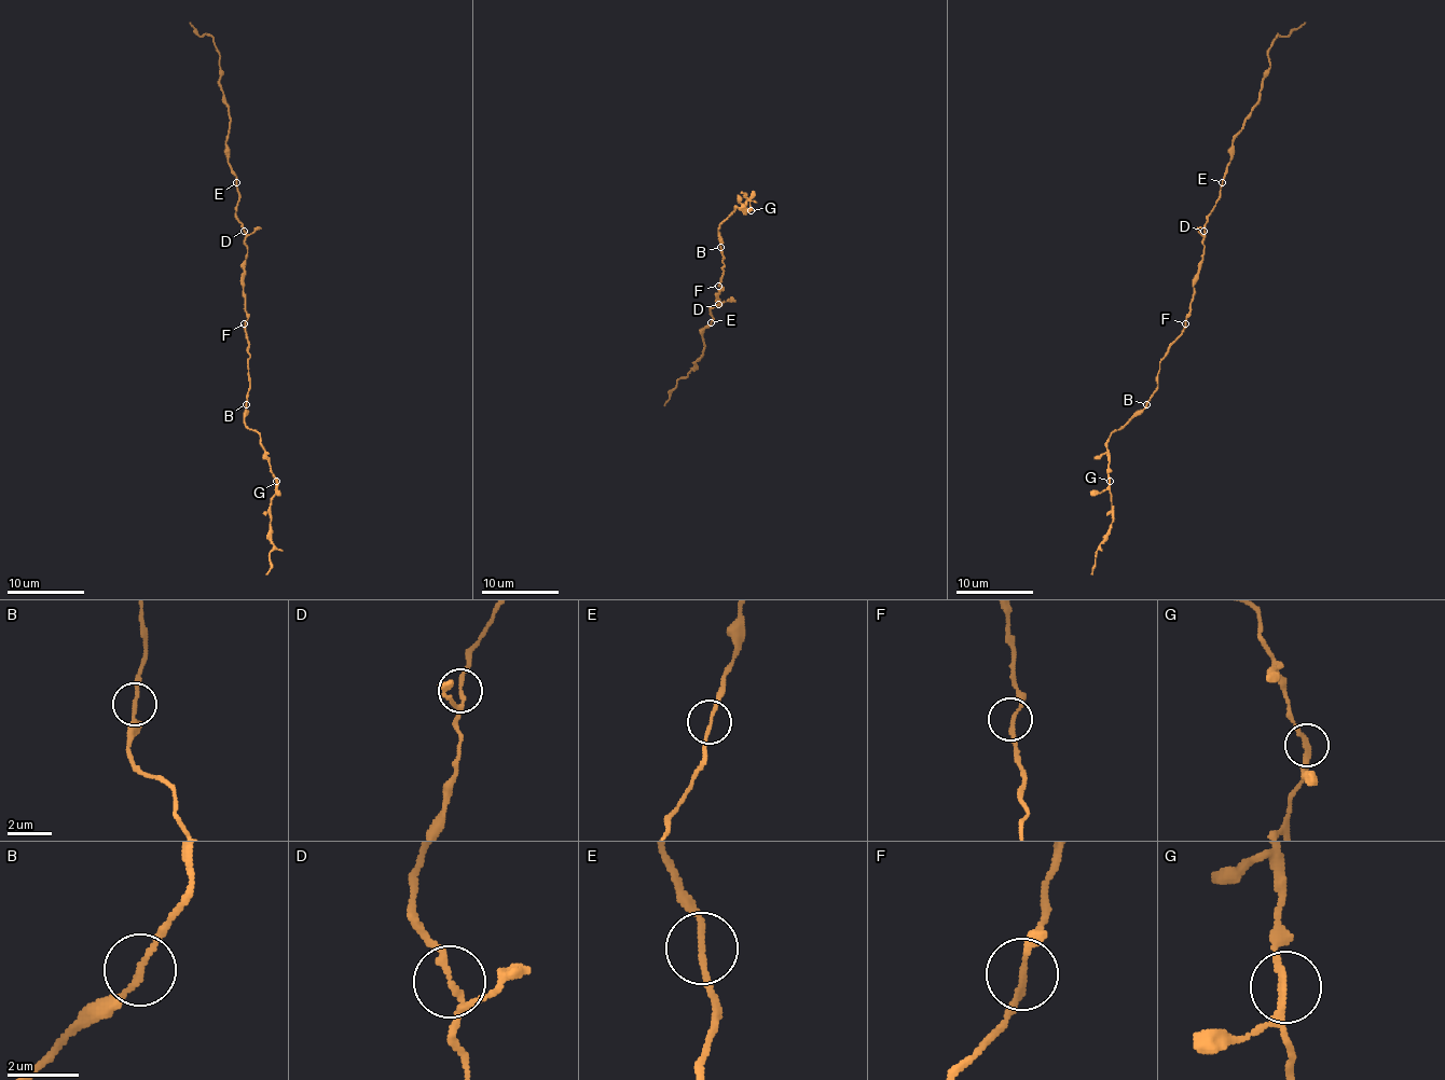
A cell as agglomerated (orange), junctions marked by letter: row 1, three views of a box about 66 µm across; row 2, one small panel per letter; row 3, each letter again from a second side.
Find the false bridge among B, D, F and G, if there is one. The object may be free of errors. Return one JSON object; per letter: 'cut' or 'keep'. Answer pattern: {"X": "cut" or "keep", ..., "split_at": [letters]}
{"B": "keep", "D": "keep", "F": "keep", "G": "keep", "split_at": []}

